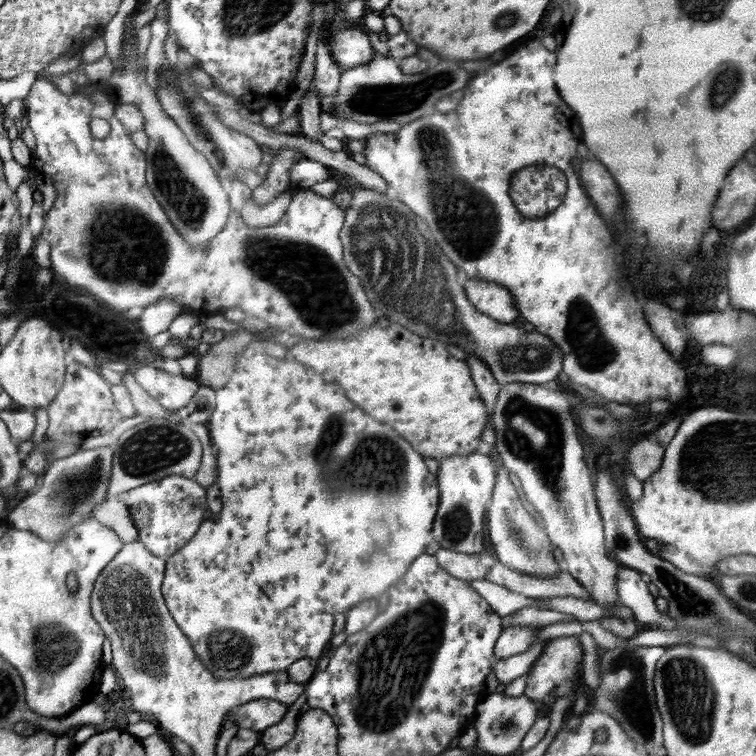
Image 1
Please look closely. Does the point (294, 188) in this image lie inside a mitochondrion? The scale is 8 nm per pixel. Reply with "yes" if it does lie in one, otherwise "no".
no

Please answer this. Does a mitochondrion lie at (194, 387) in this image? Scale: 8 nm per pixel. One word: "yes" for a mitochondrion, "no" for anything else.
no

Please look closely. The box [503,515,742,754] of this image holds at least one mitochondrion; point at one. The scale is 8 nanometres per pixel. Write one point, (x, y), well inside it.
(690, 696)

